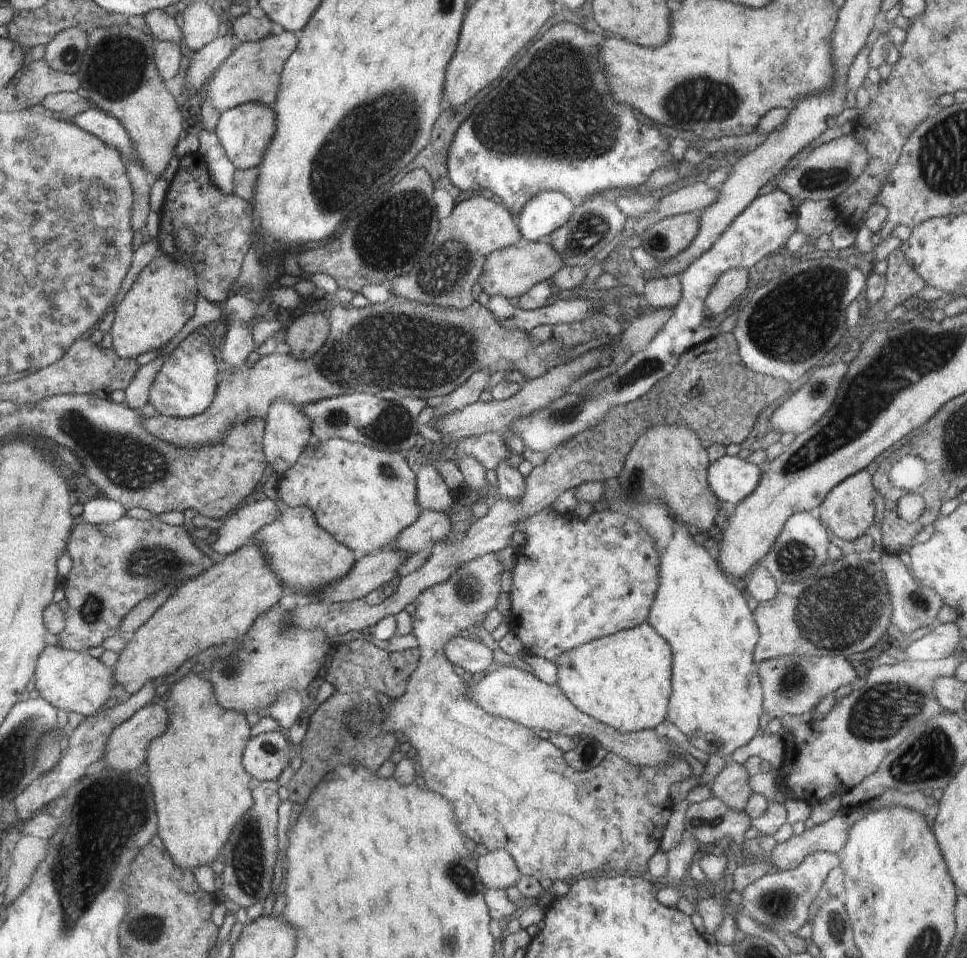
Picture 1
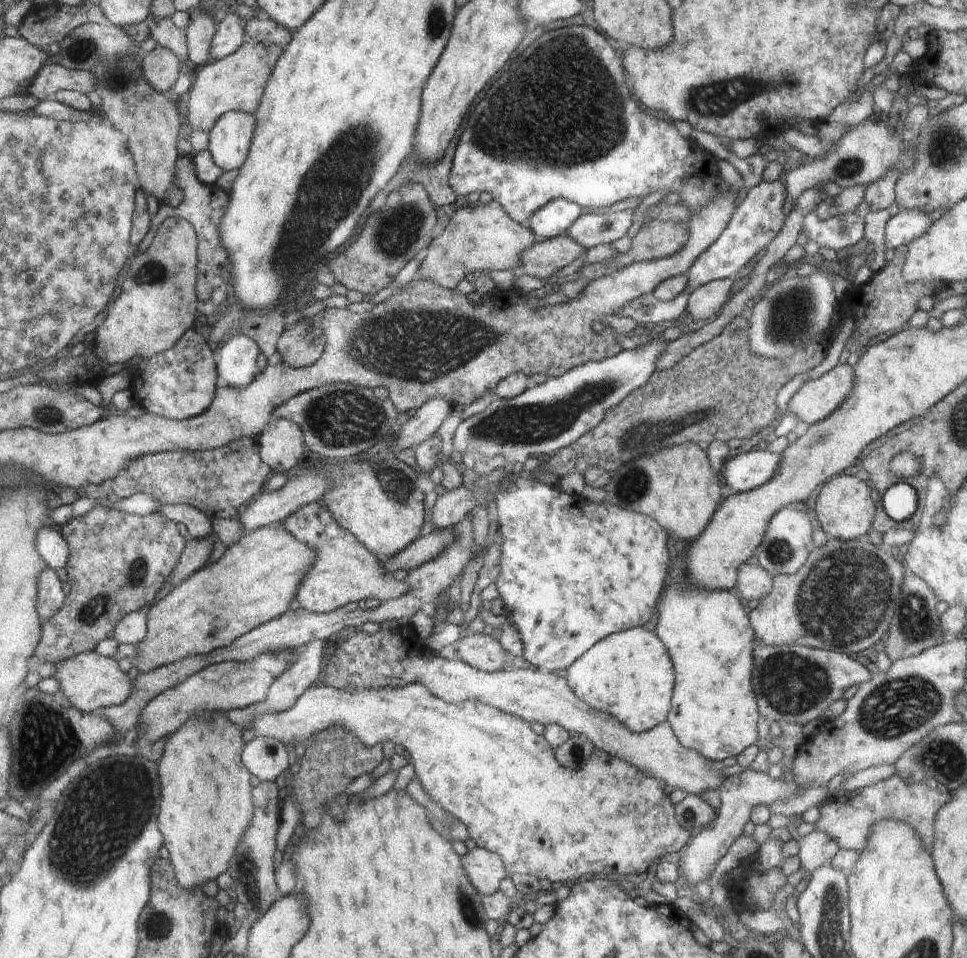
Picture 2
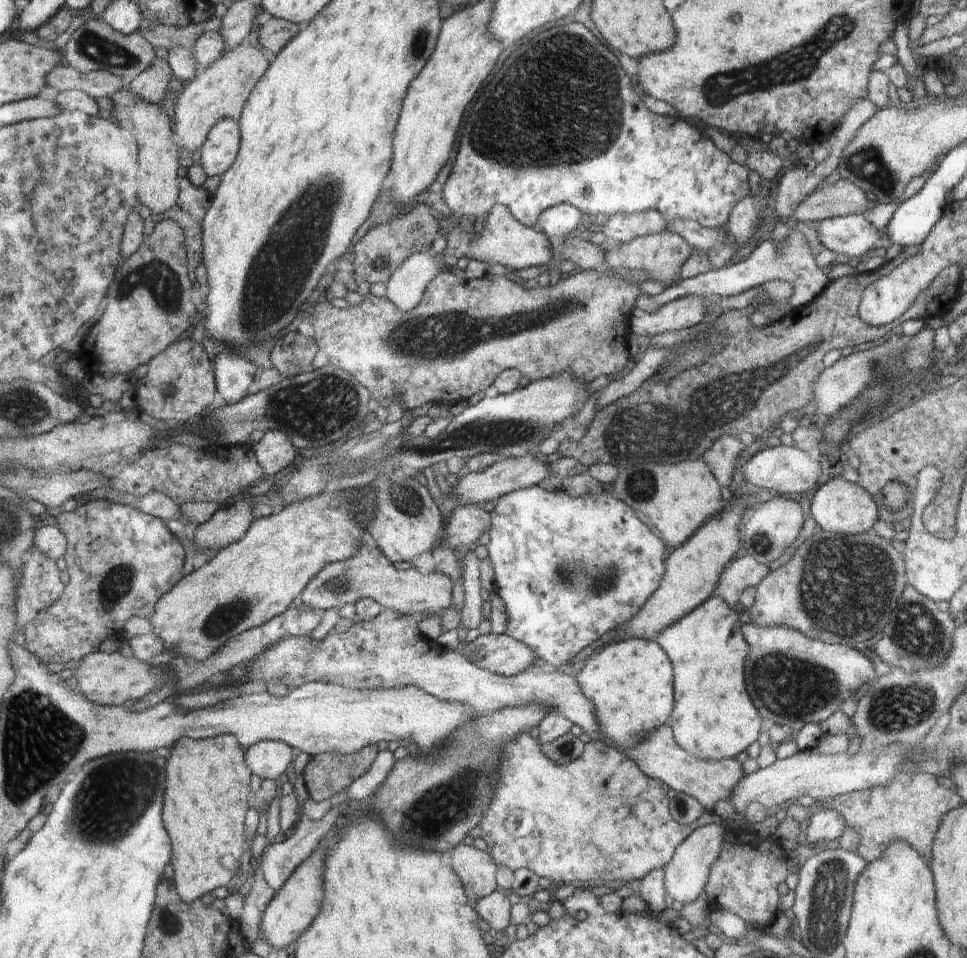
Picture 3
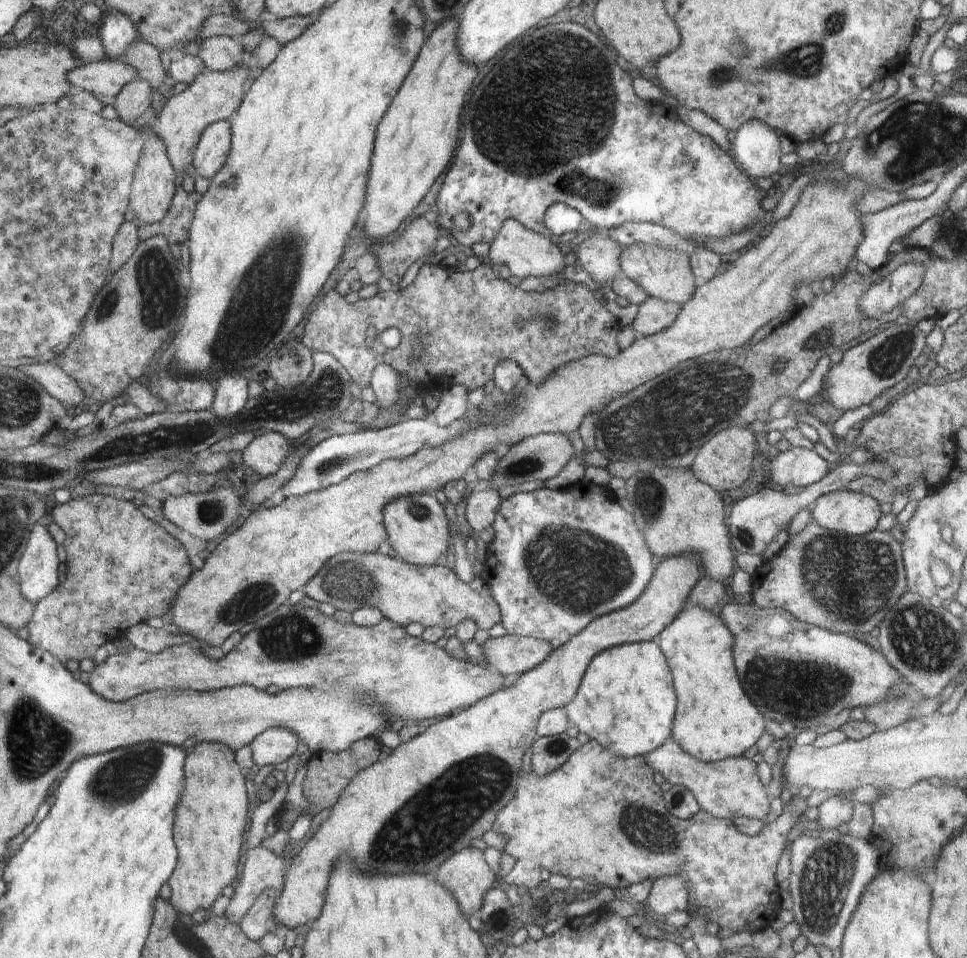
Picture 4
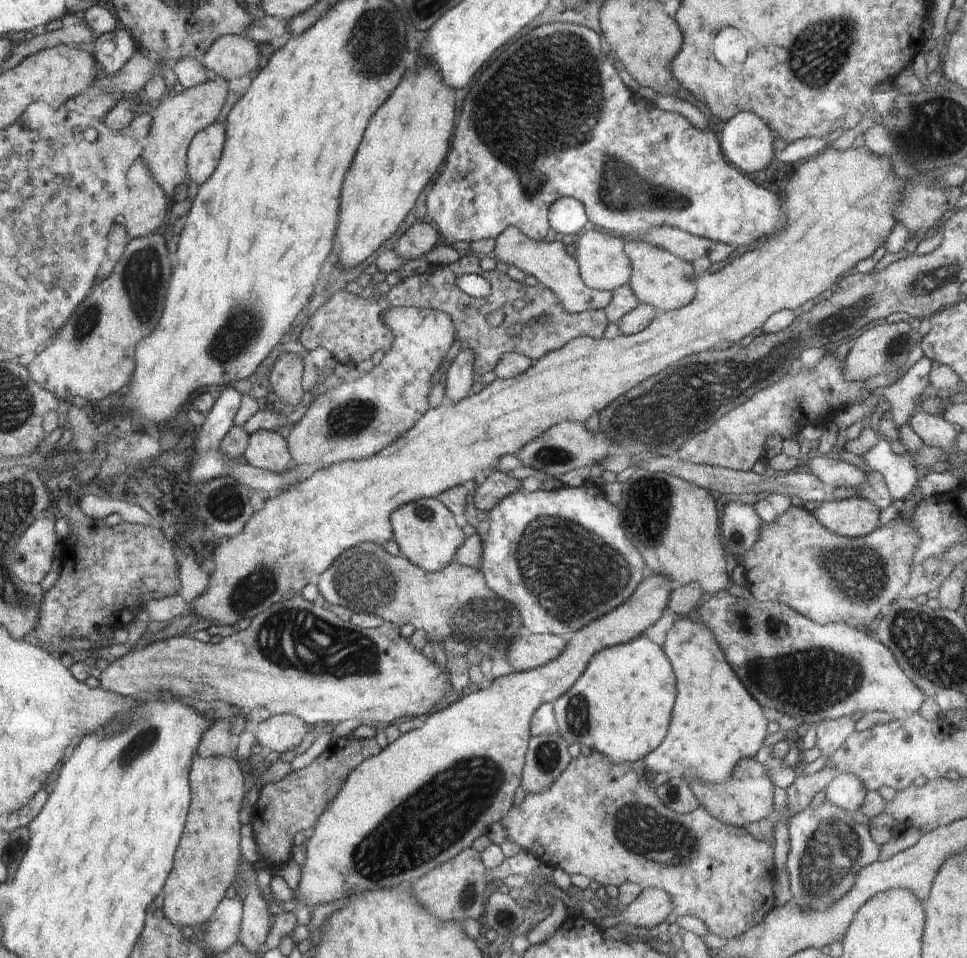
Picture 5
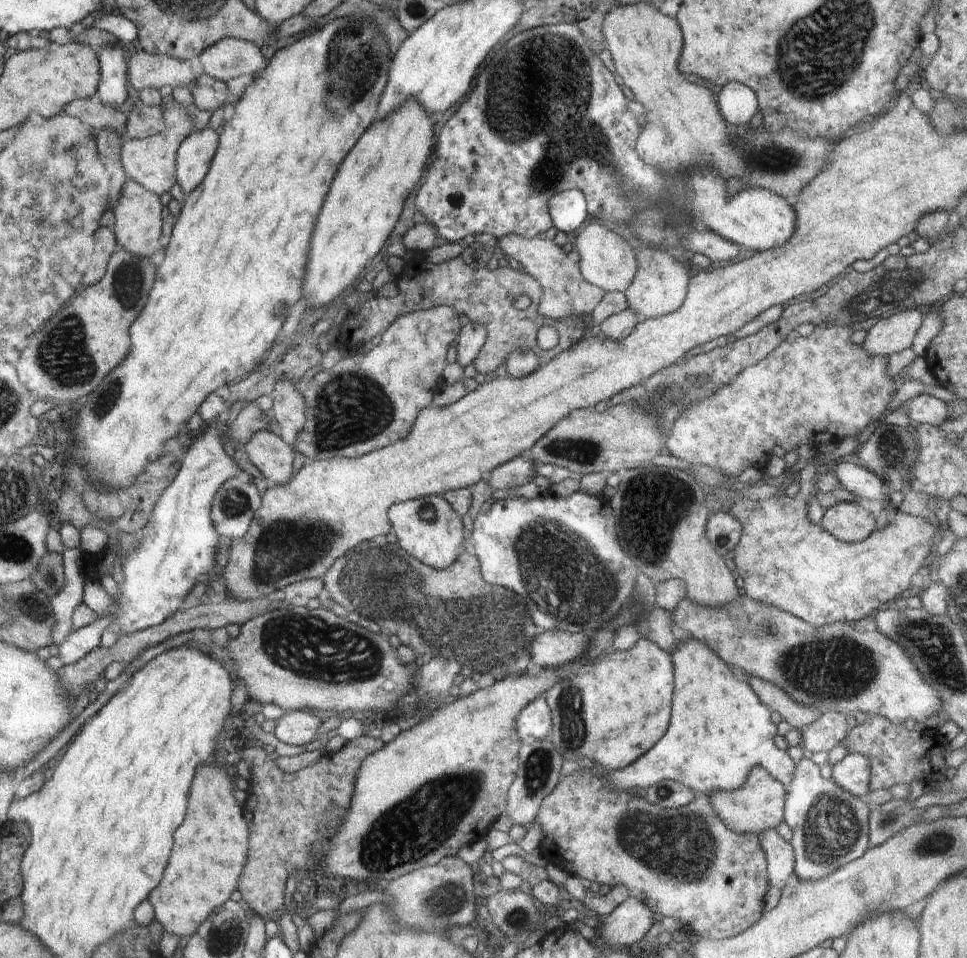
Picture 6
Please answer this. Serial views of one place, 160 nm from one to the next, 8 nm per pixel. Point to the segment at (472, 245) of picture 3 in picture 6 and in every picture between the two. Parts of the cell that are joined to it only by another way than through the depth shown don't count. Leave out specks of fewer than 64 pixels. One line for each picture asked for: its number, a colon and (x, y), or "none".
4: (526, 253)
5: (549, 262)
6: (566, 294)

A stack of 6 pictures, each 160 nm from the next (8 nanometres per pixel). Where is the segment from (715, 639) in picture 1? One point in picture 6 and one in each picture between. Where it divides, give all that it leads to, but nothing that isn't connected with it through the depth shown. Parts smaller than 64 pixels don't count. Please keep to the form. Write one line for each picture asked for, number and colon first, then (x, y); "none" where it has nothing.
2: (713, 711)
3: (713, 717)
4: (714, 718)
5: (715, 722)
6: (719, 730)

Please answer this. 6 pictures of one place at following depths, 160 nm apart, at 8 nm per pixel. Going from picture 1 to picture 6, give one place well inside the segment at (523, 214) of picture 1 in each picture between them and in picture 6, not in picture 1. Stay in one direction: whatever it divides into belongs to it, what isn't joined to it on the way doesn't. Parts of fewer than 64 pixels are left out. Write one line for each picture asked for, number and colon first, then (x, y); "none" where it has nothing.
2: (553, 219)
3: (561, 219)
4: (559, 219)
5: (566, 215)
6: (568, 210)

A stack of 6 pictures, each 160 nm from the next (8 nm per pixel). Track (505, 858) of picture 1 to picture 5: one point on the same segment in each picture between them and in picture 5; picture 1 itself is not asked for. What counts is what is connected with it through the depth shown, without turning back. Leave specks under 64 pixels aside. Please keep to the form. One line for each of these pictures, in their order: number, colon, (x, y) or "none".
2: (485, 869)
3: (476, 868)
4: (466, 873)
5: (456, 890)

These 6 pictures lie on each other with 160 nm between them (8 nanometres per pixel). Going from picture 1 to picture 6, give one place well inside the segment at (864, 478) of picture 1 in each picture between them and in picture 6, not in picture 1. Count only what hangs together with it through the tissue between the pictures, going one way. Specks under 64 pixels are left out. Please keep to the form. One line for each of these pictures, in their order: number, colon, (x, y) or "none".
2: (845, 509)
3: (840, 506)
4: (848, 512)
5: (854, 517)
6: (852, 522)

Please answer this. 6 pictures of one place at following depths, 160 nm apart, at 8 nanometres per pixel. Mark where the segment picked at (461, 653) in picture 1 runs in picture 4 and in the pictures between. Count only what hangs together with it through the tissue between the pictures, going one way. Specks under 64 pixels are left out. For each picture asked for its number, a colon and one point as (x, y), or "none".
2: (483, 652)
3: (503, 655)
4: (511, 655)

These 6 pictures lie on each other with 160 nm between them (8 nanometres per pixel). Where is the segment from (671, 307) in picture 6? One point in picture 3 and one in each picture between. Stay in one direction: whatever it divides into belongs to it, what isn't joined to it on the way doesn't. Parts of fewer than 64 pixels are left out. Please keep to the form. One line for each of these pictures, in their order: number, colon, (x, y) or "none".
3: (661, 254)
4: (668, 274)
5: (662, 280)

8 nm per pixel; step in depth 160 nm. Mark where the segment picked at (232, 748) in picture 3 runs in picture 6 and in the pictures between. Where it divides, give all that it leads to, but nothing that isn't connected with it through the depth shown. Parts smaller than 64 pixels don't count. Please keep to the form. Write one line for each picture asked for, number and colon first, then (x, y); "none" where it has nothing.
4: (214, 814)
5: (209, 856)
6: (208, 862)

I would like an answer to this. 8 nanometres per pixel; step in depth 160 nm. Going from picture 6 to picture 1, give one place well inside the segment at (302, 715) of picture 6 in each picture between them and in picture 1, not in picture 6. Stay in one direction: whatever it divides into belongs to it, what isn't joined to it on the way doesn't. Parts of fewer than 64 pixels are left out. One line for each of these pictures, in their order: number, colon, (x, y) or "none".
1: (265, 757)
2: (267, 757)
3: (268, 759)
4: (275, 745)
5: (279, 733)

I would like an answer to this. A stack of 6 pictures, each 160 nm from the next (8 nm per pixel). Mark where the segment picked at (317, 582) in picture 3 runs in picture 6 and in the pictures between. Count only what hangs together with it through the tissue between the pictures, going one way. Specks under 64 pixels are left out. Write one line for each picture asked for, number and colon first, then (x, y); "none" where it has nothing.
4: (434, 595)
5: (456, 601)
6: (450, 612)

